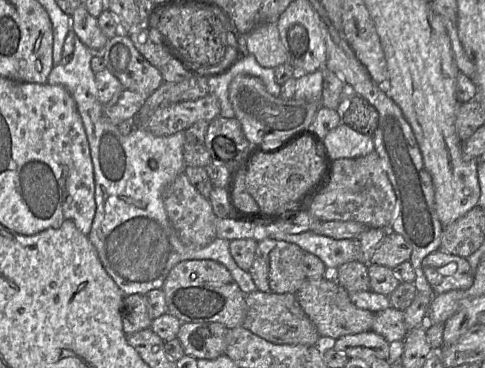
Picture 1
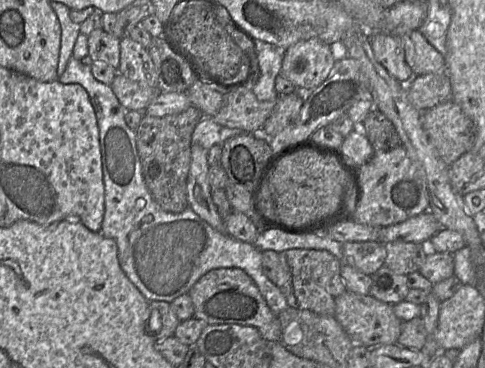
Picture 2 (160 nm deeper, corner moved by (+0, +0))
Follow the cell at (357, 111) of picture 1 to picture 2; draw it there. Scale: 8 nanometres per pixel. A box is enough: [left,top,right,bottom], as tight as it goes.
[360,108,401,152]

